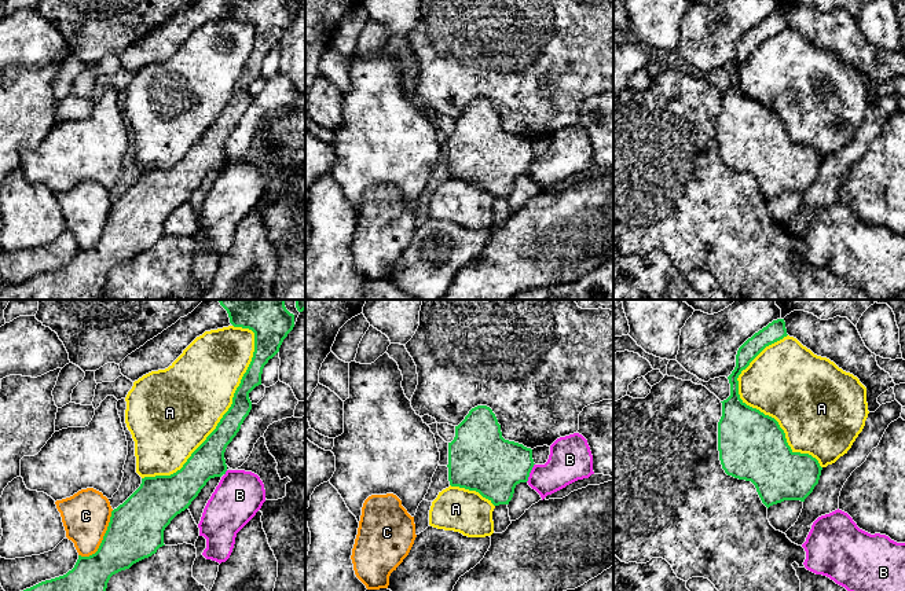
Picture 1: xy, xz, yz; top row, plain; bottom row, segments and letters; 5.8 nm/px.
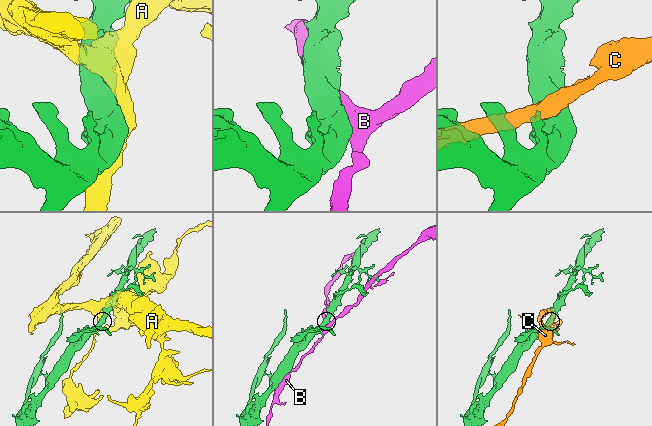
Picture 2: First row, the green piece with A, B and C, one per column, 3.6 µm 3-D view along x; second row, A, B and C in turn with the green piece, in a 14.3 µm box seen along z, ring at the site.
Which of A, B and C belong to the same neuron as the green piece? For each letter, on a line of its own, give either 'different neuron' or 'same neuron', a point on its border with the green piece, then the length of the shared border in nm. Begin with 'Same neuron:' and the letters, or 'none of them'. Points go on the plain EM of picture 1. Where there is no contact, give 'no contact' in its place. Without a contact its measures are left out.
Same neuron: A
A: same neuron | xy (222, 110) | 1100 nm
B: different neuron | xz (530, 164) | 120 nm
C: different neuron | xy (103, 231) | 340 nm

